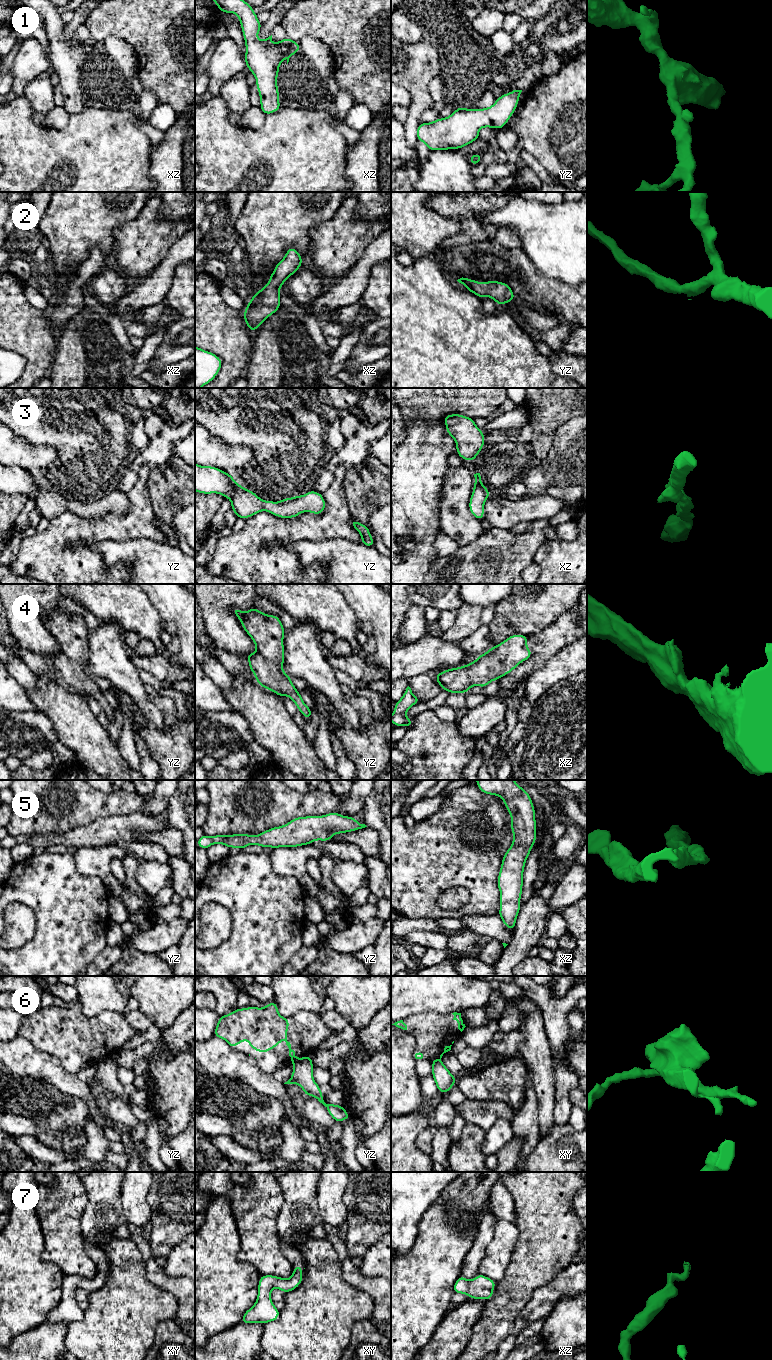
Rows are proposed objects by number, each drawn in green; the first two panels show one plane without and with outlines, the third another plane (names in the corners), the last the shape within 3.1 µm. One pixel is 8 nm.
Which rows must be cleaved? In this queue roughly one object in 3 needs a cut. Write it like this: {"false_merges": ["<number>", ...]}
{"false_merges": ["6"]}

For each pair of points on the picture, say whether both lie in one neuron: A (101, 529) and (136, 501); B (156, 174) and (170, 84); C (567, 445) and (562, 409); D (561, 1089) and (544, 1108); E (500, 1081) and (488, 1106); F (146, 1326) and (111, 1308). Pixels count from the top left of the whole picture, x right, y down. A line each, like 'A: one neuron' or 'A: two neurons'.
A: one neuron
B: two neurons
C: two neurons
D: two neurons
E: two neurons
F: one neuron

